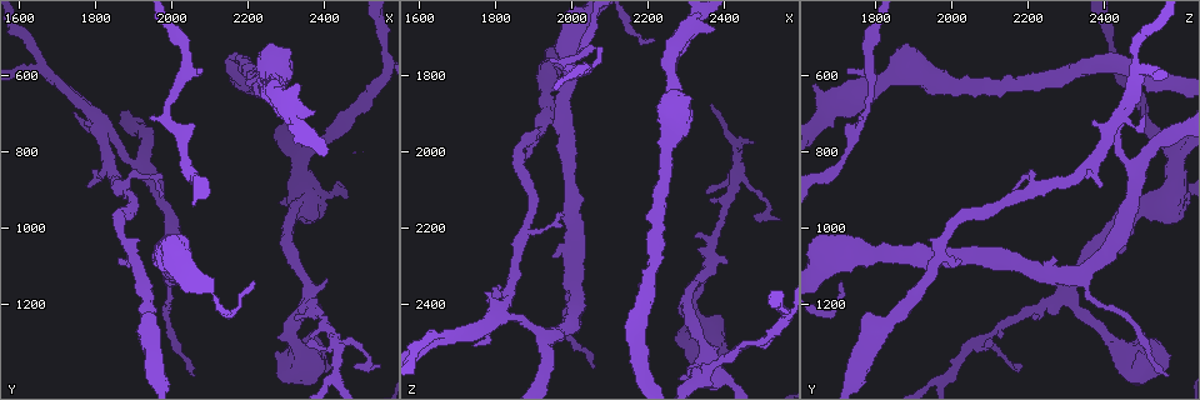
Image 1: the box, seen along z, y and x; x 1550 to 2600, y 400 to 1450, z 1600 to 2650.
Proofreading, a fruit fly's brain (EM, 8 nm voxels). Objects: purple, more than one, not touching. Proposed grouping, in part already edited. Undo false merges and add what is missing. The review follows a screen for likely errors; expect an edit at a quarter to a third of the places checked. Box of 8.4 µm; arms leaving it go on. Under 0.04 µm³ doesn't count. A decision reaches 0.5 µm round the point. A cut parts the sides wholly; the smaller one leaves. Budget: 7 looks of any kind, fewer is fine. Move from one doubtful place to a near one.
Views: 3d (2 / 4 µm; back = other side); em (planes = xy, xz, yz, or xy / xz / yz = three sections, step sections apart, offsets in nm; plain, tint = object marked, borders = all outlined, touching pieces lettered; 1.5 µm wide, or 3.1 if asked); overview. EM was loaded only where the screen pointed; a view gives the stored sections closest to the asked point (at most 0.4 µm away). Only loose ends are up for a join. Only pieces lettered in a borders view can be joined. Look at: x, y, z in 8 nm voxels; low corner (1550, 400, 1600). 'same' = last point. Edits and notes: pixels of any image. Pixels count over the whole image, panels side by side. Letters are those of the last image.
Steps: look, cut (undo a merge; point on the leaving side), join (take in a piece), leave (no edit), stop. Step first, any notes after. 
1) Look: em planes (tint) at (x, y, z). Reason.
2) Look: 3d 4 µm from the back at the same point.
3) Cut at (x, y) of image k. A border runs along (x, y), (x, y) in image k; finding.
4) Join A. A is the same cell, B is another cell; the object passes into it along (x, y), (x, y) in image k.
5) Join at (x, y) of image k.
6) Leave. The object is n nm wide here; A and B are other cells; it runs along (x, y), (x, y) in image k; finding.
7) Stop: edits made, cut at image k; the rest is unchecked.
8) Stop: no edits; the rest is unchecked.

Look: em planes (tint) at (2065, 590, 1725).

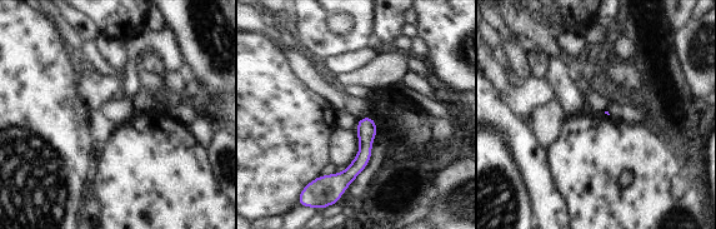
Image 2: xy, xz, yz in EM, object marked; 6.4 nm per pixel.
Look: em planes (borders) at the same point. See the neighbours.

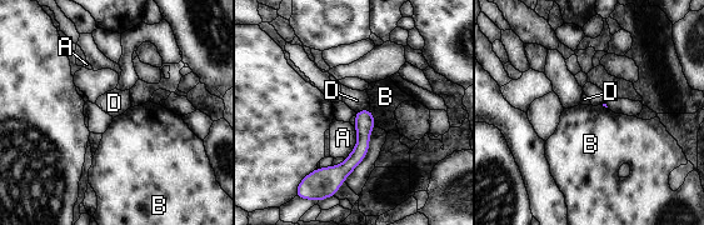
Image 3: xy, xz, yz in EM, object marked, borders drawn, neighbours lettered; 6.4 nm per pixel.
Leave. The object is 130 nm wide here; A, B and D are other cells; it runs along (368, 113), (359, 153), (315, 175) in image 3; no lettered piece goes on from it.

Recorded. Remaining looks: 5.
Look: 3d 2 µm at (1675, 580, 2475). Branch point.

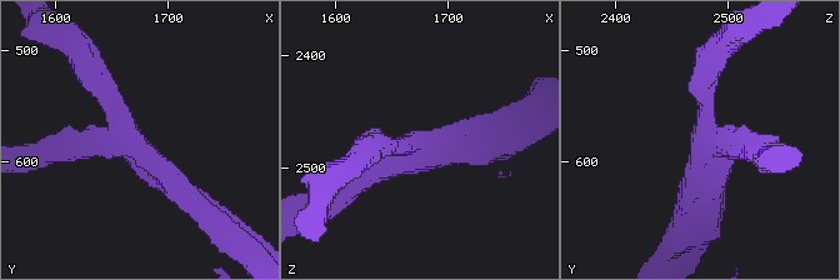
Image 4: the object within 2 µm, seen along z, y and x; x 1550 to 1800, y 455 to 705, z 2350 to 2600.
Look: em xy step 4 (tint) at (1672, 586, 2476). Shape alone is not enough.

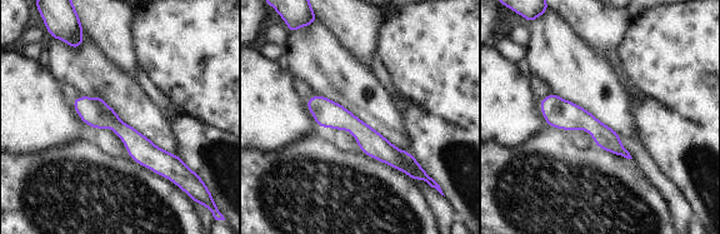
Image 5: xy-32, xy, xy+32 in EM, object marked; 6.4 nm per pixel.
Look: em planes (borders) at the same point.

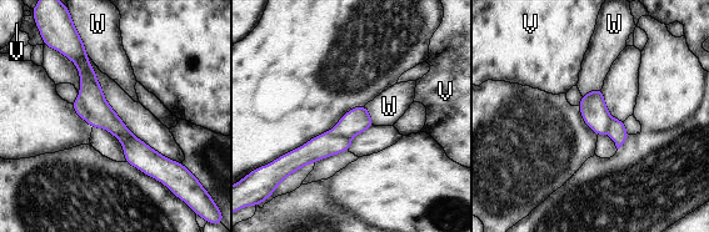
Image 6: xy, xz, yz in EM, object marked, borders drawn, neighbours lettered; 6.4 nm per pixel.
Cut at (103, 116) of image 6. The object is 170 nm wide here; V and W are other cells; a border runs along (79, 96), (90, 116), (90, 122) in image 6; a second neuron is stuck on.

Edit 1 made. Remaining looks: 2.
Look: em xy step 4 (tint) at (2395, 765, 2550). Thick turns thin.

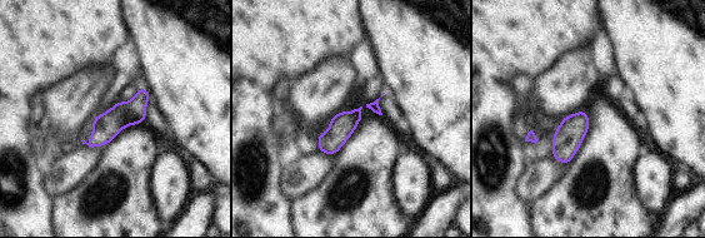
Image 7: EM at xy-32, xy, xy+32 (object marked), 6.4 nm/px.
Look: em planes (borders) at the same point. Cut it another way.

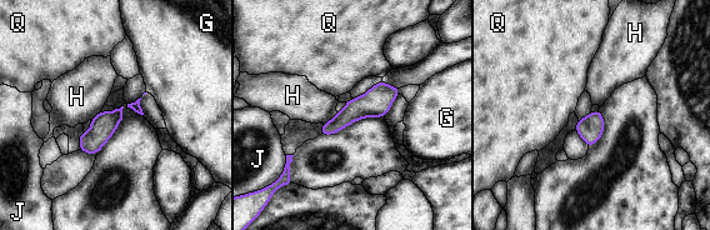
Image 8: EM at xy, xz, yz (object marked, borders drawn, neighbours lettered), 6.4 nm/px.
Leave. G, H, J and Q are other cells; a border runs along (336, 111), (323, 124) in image 8; all the same neuron.

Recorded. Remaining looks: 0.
Stop: edits made, cut at image 6; the rest is unchecked.

